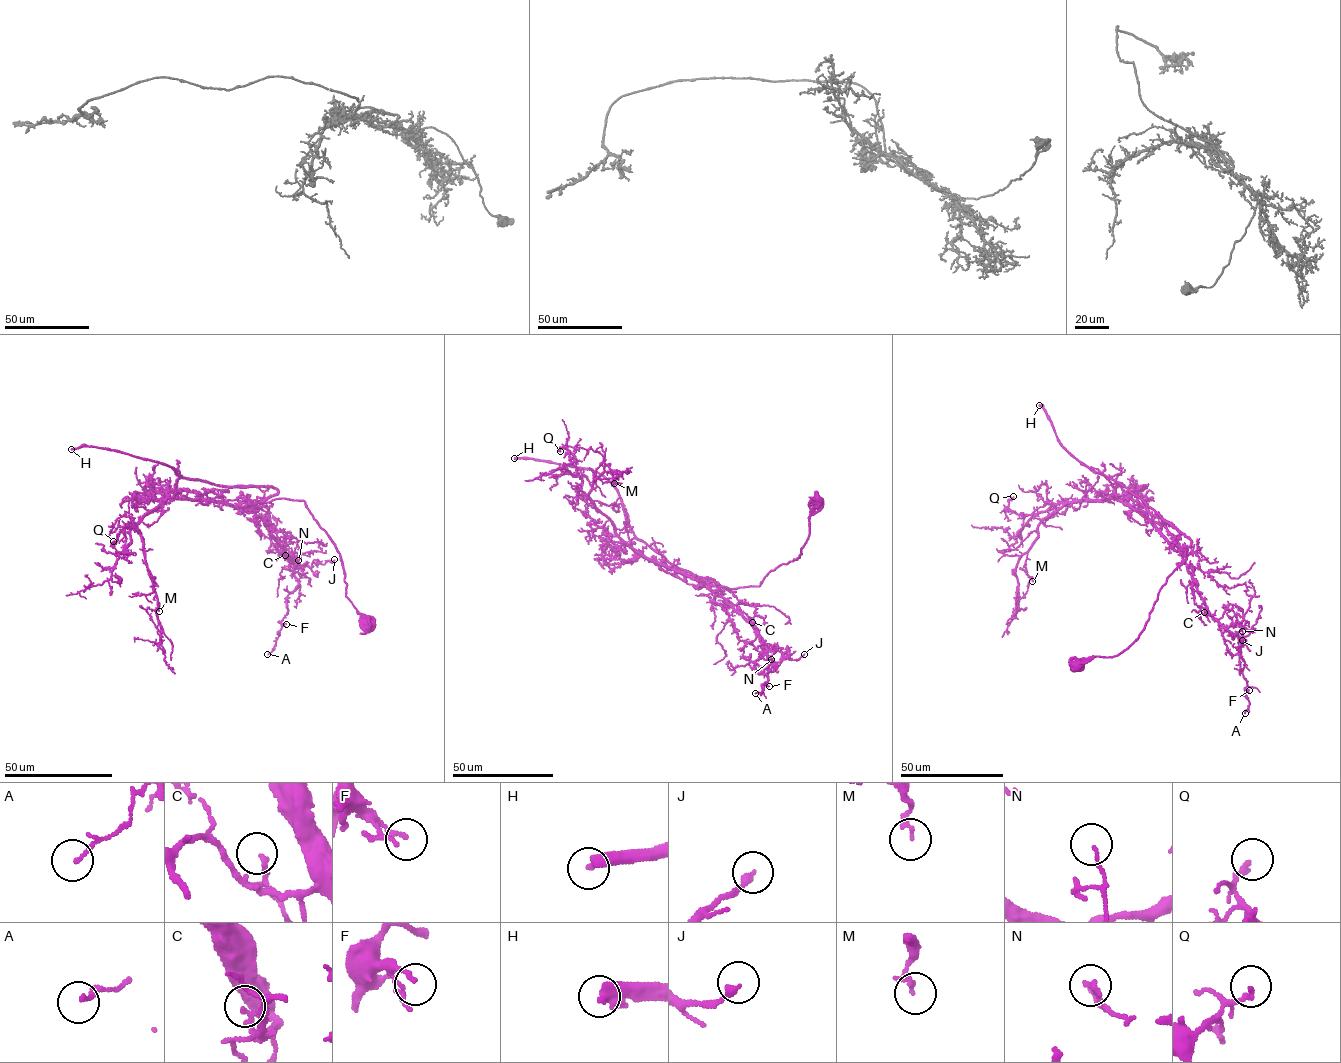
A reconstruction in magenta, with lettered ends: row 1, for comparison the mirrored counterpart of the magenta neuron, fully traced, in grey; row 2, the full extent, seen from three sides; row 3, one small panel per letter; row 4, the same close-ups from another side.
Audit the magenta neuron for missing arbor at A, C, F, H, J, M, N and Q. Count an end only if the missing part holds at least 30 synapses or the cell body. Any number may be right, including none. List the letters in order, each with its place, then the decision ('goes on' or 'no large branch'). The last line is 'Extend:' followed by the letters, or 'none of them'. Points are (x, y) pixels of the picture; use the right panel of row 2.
A: place (1245, 713); no large branch
C: place (1204, 612); no large branch
F: place (1249, 690); no large branch
H: place (1039, 405); goes on
J: place (1242, 640); no large branch
M: place (1032, 581); no large branch
N: place (1242, 631); no large branch
Q: place (1013, 496); no large branch
Extend: H

